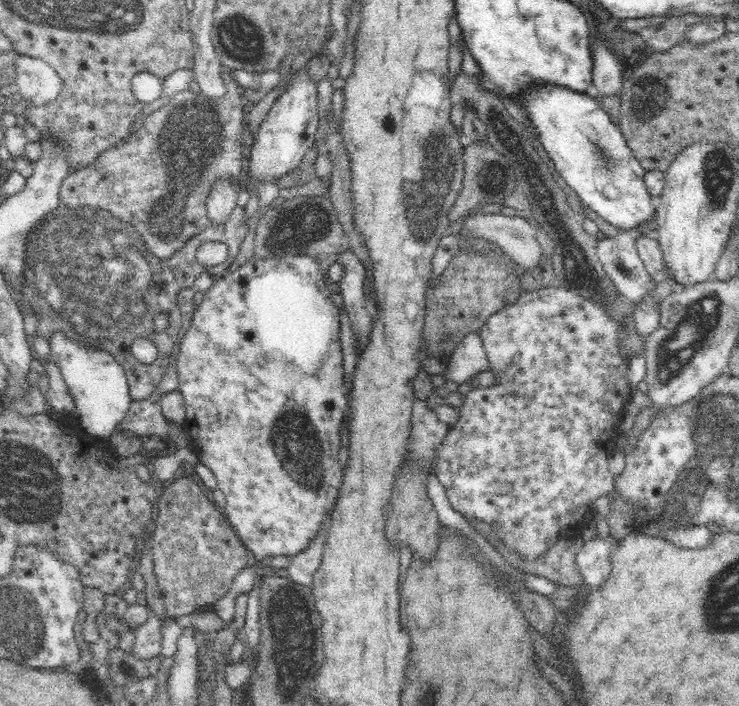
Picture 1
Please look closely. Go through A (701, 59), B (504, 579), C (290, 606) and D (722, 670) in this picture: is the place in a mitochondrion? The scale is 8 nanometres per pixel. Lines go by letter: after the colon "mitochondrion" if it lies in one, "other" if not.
A: other
B: other
C: mitochondrion
D: other

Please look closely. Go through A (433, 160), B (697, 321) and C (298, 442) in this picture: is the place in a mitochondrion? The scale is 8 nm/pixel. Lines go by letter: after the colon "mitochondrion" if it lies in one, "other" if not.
A: mitochondrion
B: mitochondrion
C: mitochondrion

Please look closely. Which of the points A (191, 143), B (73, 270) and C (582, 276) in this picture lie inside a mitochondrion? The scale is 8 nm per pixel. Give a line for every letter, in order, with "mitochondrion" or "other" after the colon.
A: mitochondrion
B: mitochondrion
C: mitochondrion

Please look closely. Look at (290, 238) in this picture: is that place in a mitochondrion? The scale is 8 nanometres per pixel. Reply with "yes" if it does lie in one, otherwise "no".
yes

